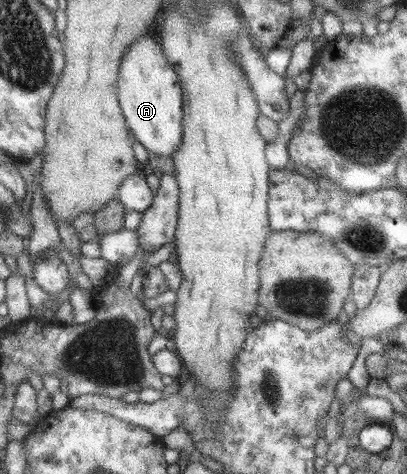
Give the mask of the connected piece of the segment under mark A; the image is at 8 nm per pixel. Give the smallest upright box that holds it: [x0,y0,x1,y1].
[116,34,182,157]

